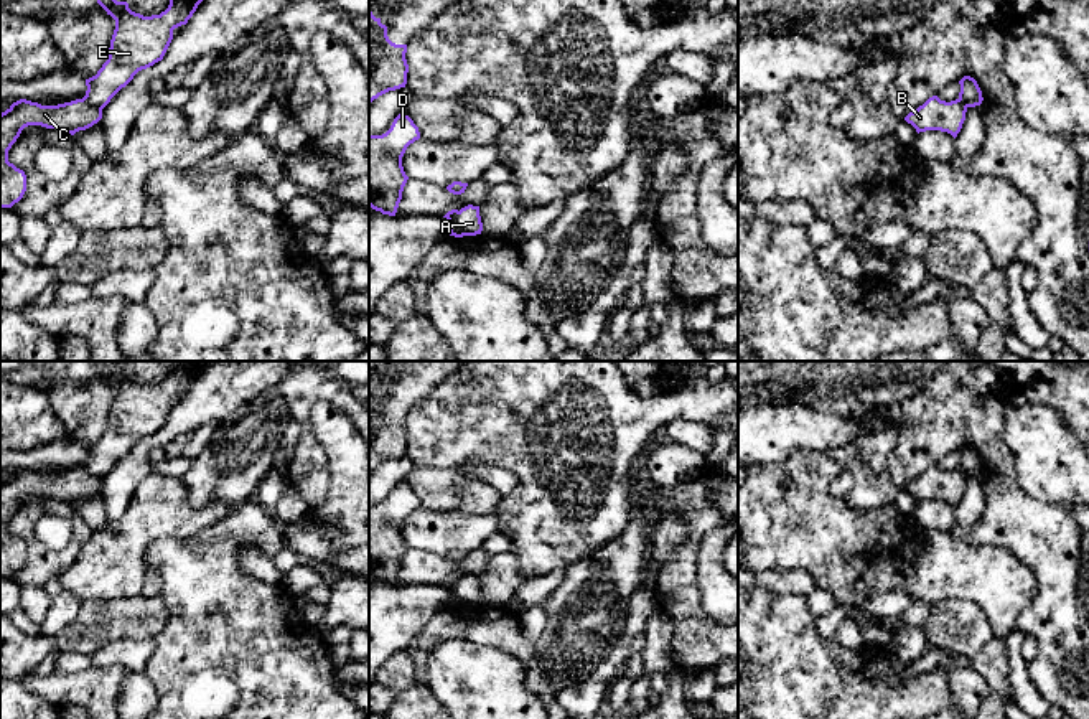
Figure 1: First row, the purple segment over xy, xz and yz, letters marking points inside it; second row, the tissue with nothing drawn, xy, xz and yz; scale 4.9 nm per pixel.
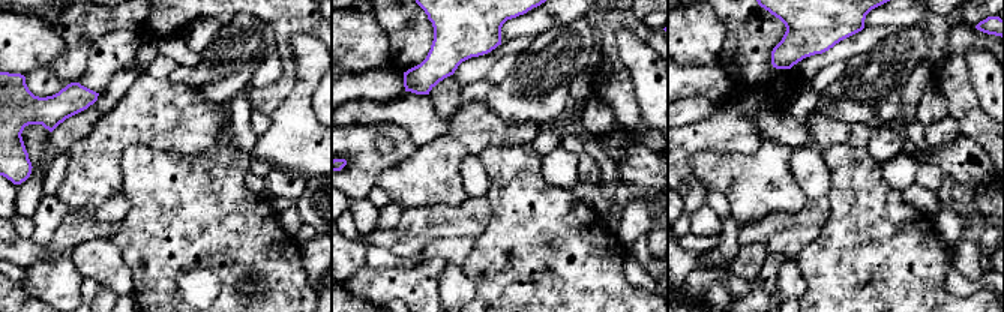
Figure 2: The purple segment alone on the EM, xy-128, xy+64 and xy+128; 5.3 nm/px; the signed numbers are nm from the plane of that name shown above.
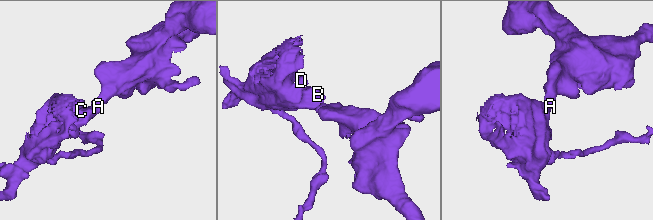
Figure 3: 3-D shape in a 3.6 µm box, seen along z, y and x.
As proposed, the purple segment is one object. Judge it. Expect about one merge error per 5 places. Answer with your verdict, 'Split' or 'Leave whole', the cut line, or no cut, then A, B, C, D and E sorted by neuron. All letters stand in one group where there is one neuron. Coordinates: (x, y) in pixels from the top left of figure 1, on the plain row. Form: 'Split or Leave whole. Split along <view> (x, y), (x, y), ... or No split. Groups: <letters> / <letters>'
Split. Split along xy (83, 467), (101, 479). Groups: A E / B C D

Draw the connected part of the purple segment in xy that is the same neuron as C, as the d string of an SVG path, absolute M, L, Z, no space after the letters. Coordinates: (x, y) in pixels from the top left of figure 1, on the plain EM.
M26 468L13 472L0 483L0 577L12 577L26 561L26 544L8 531L8 519L28 495L41 495L74 505L102 488L102 478L86 468L58 475L41 475Z

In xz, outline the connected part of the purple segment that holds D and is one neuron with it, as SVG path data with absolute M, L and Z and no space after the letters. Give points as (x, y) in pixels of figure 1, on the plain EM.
M399 483L382 505L369 505L369 576L395 585L409 546L402 526L410 513L420 508L414 490Z

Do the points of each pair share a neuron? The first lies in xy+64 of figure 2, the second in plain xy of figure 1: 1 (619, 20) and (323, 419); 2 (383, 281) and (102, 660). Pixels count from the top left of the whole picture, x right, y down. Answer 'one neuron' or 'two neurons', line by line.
1: two neurons
2: two neurons

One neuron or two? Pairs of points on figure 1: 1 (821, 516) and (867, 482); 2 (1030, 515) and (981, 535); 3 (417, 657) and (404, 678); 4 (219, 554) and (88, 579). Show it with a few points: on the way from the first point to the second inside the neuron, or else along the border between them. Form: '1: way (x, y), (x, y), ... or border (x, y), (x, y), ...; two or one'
1: border (844, 498), (859, 512), (883, 508); two
2: way (1018, 521), (1004, 521), (992, 528); one
3: border (406, 652), (417, 678), (396, 698); two
4: border (172, 536), (158, 536), (149, 545), (145, 566); two

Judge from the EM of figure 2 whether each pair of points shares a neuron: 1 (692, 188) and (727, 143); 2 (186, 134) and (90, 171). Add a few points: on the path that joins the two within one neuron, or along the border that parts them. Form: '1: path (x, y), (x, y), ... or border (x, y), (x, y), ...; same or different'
1: path (685, 170), (685, 156), (698, 143), (709, 143); same
2: path (162, 134), (128, 134), (114, 147); same

